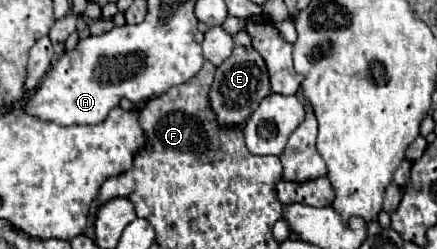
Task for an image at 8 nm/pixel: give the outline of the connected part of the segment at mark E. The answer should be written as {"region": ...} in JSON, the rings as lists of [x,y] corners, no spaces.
{"region":[[[235,46],[231,56],[221,66],[217,66],[215,80],[209,90],[209,104],[221,128],[231,128],[231,126],[243,128],[243,124],[247,124],[247,120],[251,118],[251,112],[259,106],[259,100],[263,100],[263,96],[269,94],[271,94],[269,74],[261,54],[255,48]]]}

